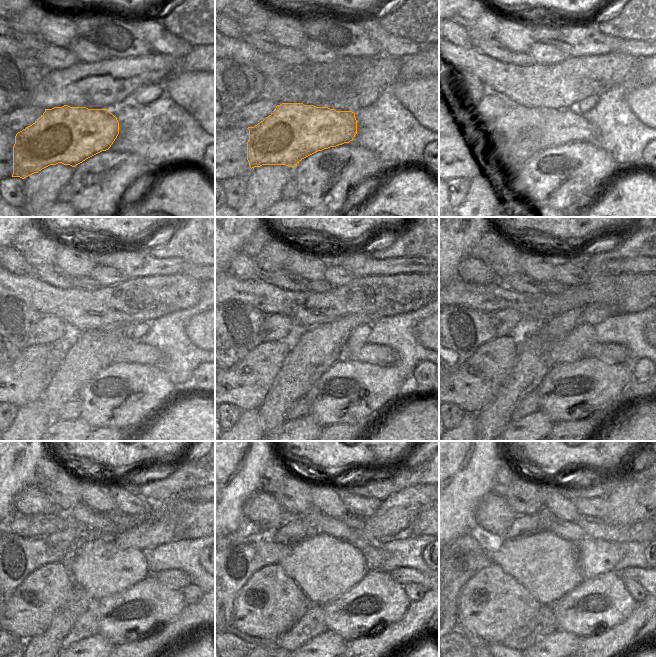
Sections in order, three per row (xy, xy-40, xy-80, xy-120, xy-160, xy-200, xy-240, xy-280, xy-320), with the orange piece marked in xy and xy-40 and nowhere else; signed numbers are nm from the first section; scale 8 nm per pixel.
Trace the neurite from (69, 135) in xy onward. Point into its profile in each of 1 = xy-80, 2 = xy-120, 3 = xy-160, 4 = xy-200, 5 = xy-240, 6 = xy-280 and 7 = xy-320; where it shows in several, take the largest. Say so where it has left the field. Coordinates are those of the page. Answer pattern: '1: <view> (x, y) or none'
1: xy-80 (557, 126)
2: xy-120 (129, 350)
3: xy-160 (374, 354)
4: xy-200 (611, 353)
5: xy-240 (172, 578)
6: xy-280 (403, 575)
7: xy-320 (642, 576)

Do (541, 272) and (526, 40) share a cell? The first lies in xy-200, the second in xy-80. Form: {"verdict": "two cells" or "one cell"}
{"verdict": "one cell"}

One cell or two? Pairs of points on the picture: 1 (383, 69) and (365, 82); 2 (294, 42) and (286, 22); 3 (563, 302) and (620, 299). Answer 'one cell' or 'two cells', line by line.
1: one cell
2: one cell
3: one cell

